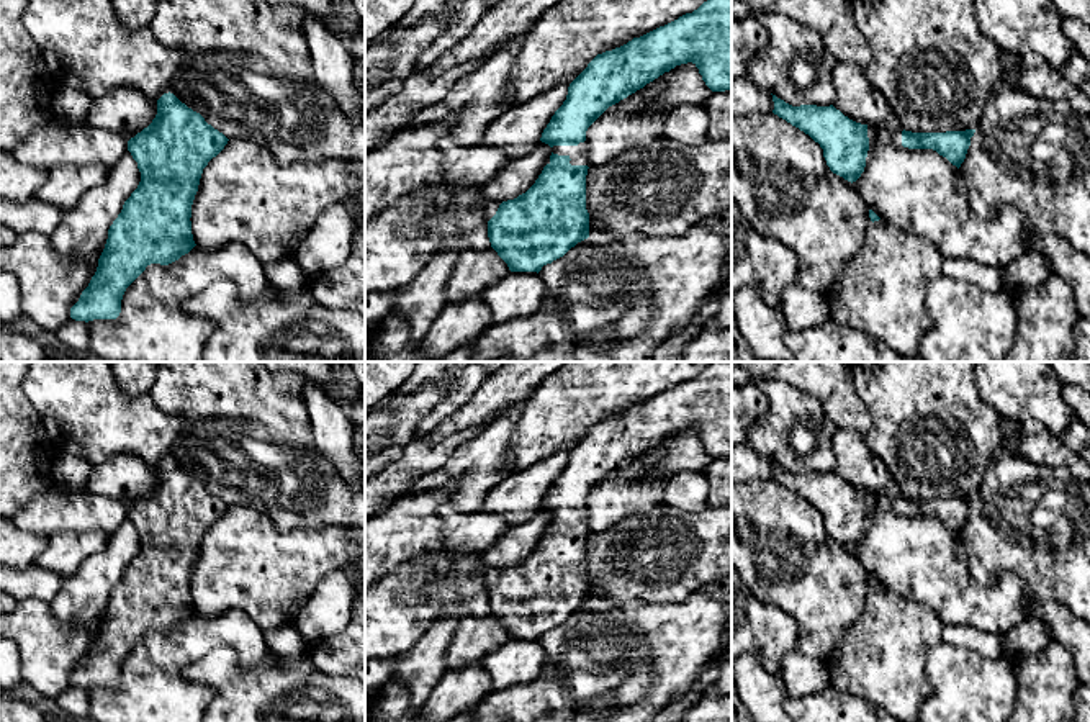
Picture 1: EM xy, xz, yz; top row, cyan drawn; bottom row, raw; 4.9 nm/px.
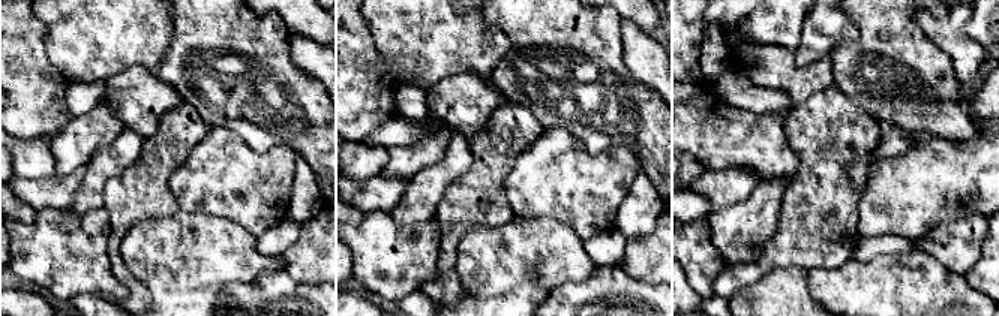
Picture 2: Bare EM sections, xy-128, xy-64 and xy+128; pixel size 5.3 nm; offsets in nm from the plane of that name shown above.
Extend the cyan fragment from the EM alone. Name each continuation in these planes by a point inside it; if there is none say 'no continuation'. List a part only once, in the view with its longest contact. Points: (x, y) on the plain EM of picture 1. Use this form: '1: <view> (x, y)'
1: xz (578, 521)

